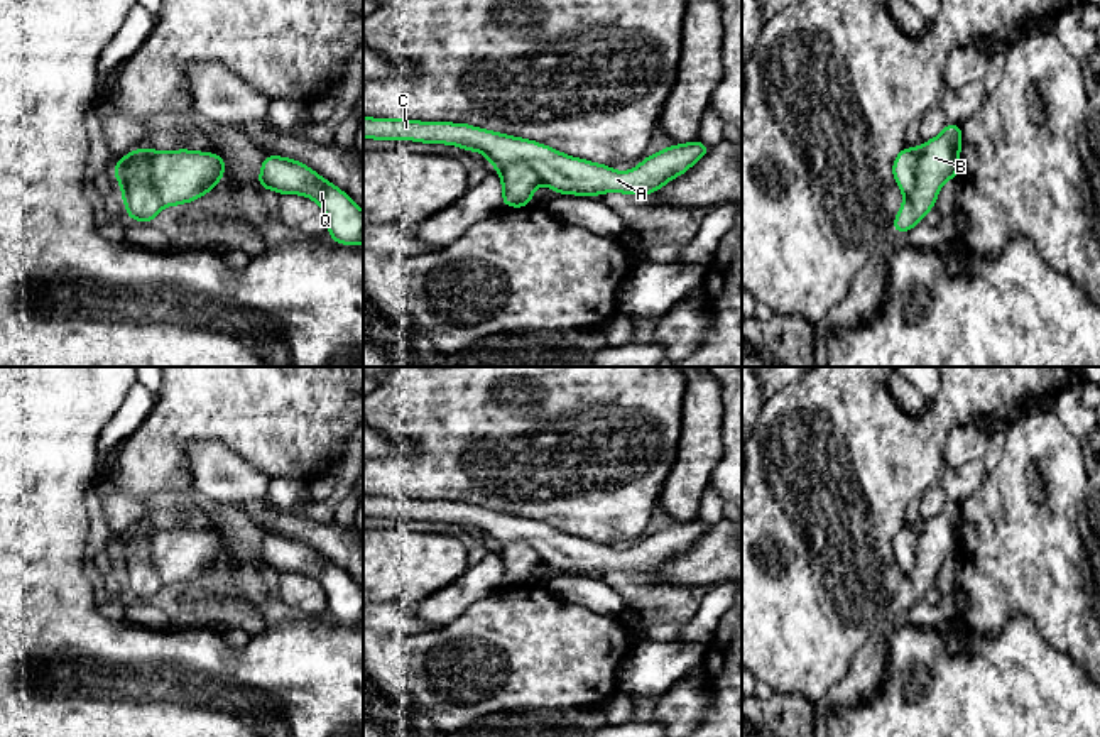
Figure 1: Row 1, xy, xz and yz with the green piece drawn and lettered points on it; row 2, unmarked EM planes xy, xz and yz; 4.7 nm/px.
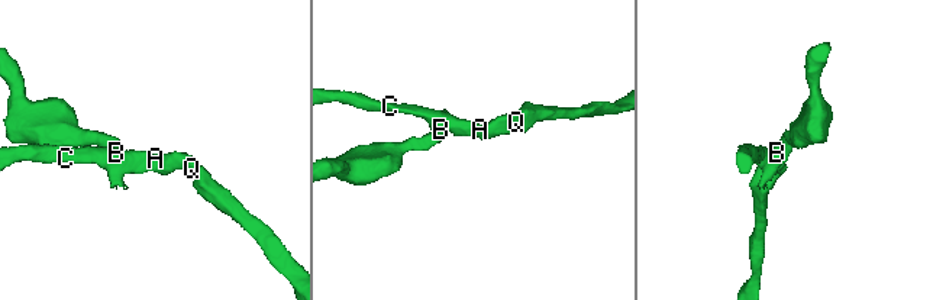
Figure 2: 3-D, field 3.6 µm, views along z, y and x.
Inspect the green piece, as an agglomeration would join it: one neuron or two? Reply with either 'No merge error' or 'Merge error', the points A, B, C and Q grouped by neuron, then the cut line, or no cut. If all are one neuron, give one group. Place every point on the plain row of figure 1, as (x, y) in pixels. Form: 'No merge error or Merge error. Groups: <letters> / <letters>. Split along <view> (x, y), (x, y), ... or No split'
Merge error. Groups: A C Q / B. Split along xy (139, 535), (147, 545), (149, 562), (156, 575), (164, 584)

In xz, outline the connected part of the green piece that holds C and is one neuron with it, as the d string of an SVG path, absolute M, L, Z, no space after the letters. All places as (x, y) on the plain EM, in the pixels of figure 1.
M363 495L363 516L377 519L409 517L424 522L451 522L482 531L493 546L529 543L556 573L598 575L602 571L652 573L673 556L684 553L711 526L700 519L671 524L625 551L610 544L569 536L549 524L510 516L468 502L416 500Z

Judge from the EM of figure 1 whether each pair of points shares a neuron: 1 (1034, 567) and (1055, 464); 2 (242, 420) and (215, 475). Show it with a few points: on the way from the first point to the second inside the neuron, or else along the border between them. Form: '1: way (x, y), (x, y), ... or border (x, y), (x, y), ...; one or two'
1: way (1034, 541), (1034, 516), (1048, 502), (1050, 489); one
2: border (190, 442), (220, 440), (262, 470); two

